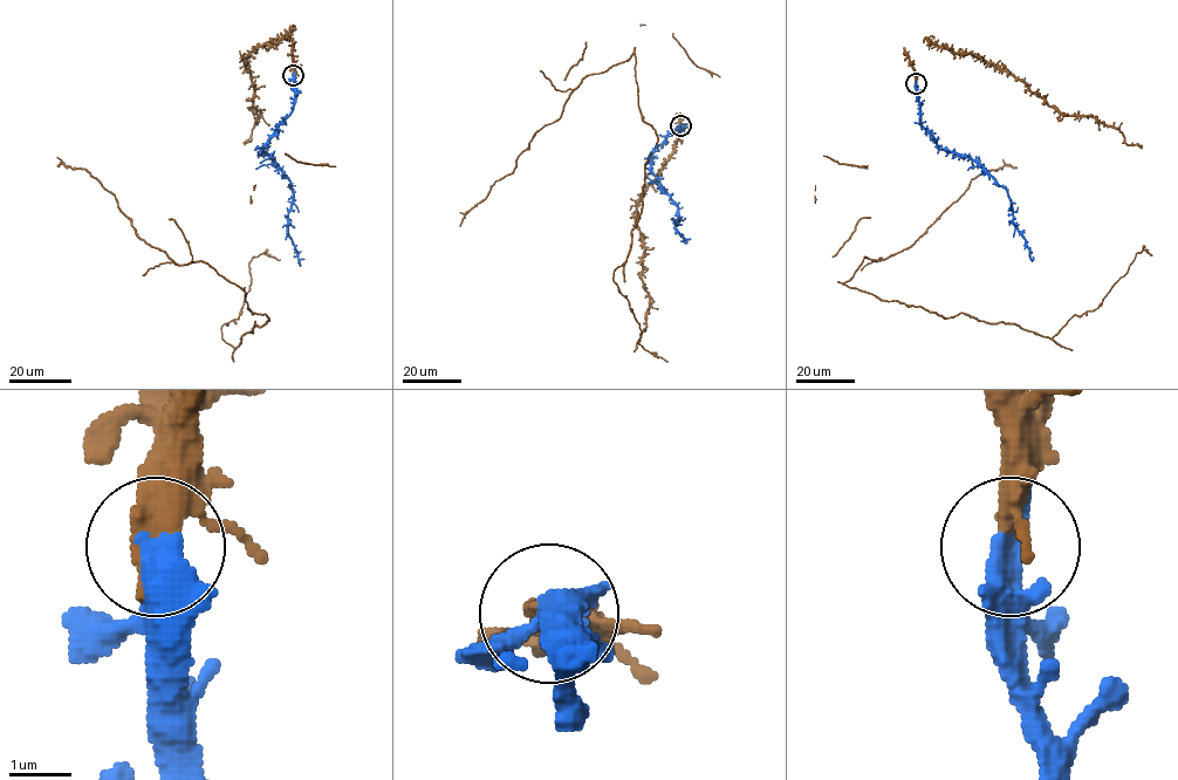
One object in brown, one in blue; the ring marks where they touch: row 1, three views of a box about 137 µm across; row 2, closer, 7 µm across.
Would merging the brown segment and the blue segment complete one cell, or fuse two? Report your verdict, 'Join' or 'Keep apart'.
Join

